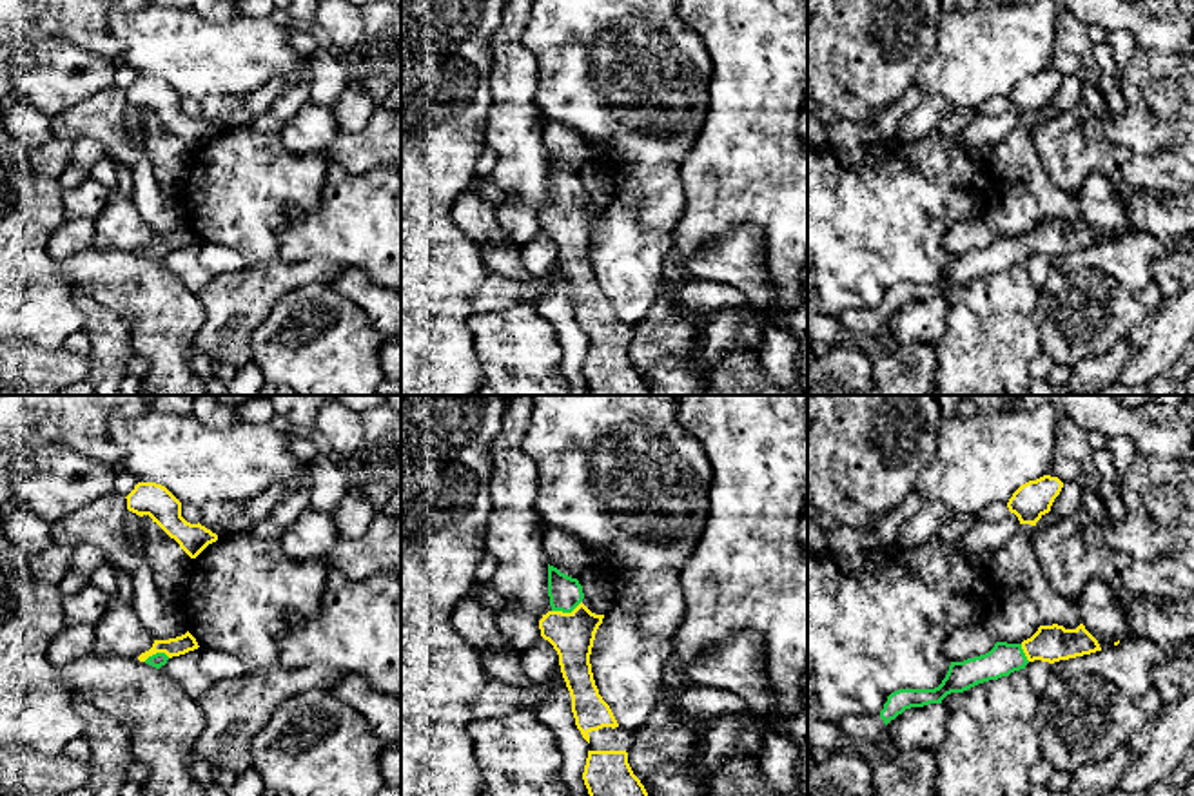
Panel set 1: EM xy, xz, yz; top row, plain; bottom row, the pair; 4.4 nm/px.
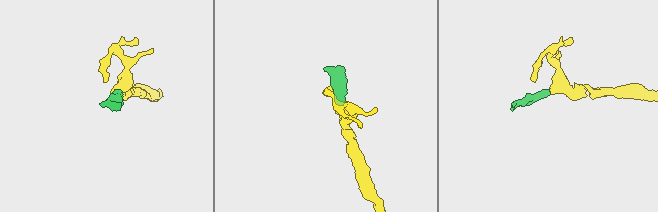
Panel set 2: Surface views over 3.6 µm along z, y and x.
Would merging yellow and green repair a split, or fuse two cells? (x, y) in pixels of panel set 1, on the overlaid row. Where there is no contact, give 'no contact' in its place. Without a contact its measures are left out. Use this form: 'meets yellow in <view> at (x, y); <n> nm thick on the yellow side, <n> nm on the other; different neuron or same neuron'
meets yellow in xz at (567, 613); 200 nm thick on the yellow side, 150 nm on the other; same neuron

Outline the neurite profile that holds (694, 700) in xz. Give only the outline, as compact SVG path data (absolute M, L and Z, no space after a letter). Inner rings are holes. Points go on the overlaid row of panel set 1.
M690 680L679 689L671 707L679 716L697 720L748 713L748 705L739 694L726 689L704 687Z

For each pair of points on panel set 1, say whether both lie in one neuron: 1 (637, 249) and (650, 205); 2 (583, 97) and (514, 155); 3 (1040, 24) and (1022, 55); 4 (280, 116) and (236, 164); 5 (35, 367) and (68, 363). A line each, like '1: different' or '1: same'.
1: different
2: different
3: same
4: different
5: same

